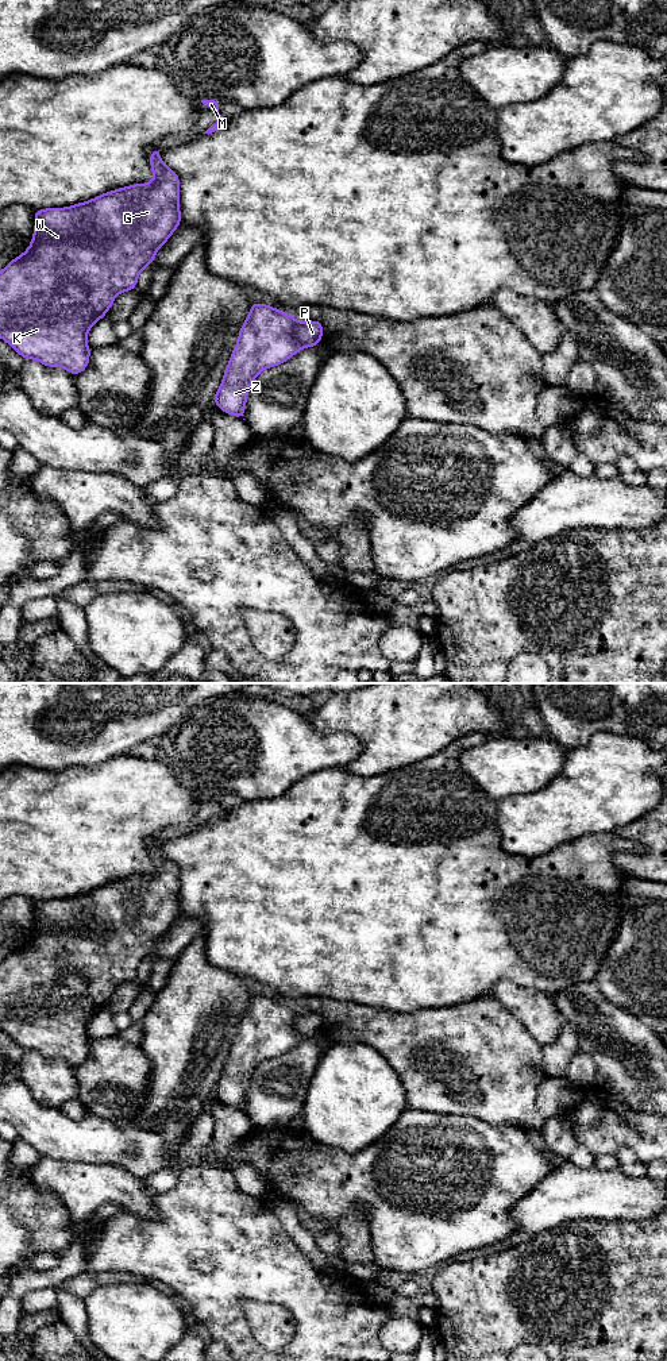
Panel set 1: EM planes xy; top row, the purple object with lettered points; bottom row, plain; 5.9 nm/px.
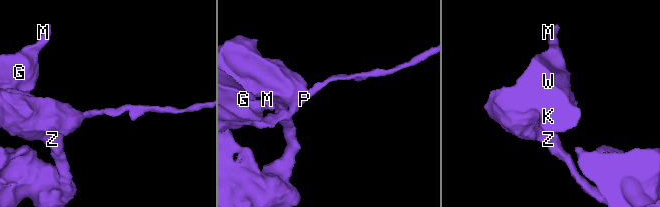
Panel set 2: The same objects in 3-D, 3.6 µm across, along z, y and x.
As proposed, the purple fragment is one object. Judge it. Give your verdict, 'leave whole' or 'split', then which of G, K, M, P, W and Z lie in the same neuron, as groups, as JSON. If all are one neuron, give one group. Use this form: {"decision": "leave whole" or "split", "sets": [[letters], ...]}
{"decision": "split", "sets": [["G", "K", "M", "P", "W"], ["Z"]]}

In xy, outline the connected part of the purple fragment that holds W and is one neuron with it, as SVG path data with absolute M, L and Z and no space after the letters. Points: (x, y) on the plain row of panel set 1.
M159 840L151 841L150 856L154 865L153 874L134 875L131 878L115 880L112 883L103 884L96 890L90 890L86 894L74 895L68 899L34 902L35 921L30 938L20 948L12 951L0 963L0 1029L4 1030L23 1049L36 1050L49 1059L61 1057L73 1067L77 1067L86 1060L90 1046L90 1040L86 1036L86 1026L89 1021L97 1011L105 1007L119 984L136 980L136 971L140 963L155 951L157 941L167 933L170 926L181 914L180 868L162 853Z

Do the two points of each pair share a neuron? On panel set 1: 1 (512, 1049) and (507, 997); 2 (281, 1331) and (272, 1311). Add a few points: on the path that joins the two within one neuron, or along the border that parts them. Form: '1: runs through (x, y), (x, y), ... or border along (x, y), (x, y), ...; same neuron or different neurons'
1: border along (492, 994), (529, 1033); different neurons
2: runs through (280, 1326), (276, 1317); same neuron

